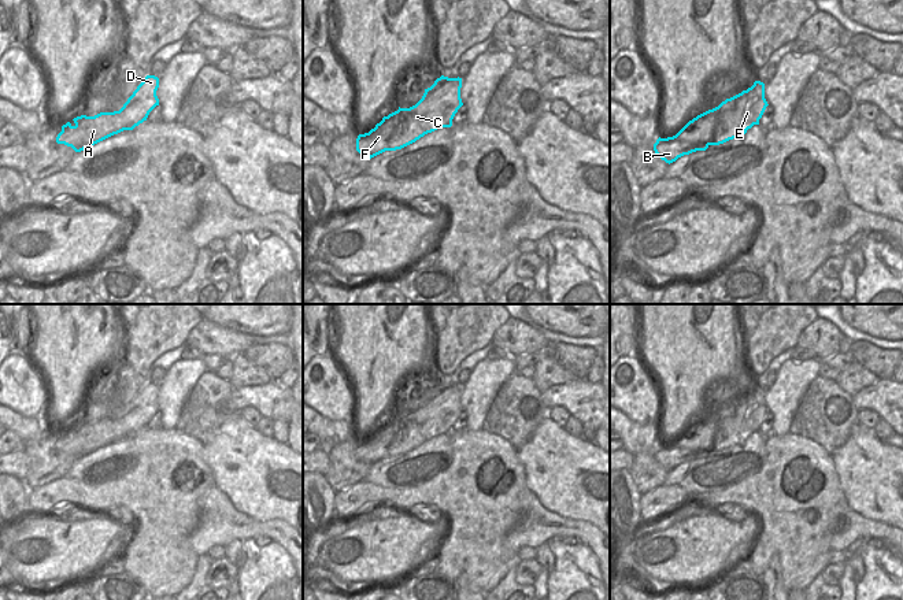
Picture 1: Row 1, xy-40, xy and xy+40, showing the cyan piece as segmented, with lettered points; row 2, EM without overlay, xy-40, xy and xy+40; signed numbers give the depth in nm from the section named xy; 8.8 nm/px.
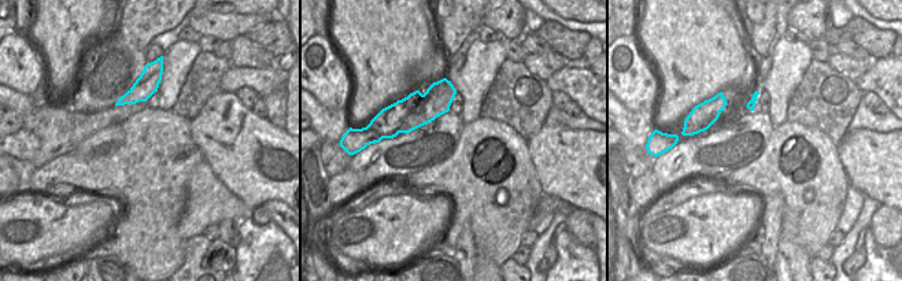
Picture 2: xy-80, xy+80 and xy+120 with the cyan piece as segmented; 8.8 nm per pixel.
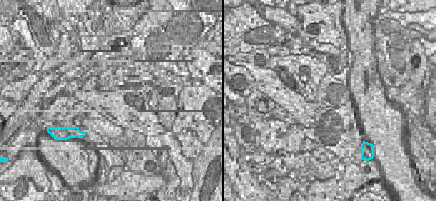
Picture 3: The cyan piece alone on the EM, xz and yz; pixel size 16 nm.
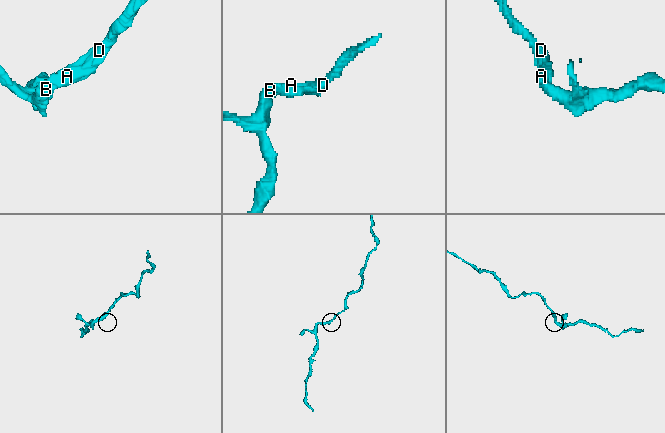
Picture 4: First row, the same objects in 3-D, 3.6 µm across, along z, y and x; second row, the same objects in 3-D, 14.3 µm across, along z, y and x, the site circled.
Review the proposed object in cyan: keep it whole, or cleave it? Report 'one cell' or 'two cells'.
one cell

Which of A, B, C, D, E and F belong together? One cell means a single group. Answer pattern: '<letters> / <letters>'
A B C D E F

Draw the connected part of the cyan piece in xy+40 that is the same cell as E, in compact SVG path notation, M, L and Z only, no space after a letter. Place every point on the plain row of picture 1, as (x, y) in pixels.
M755 388L747 397L689 427L676 442L659 444L654 458L670 471L684 462L739 445L754 432L759 432L767 412L765 390Z

